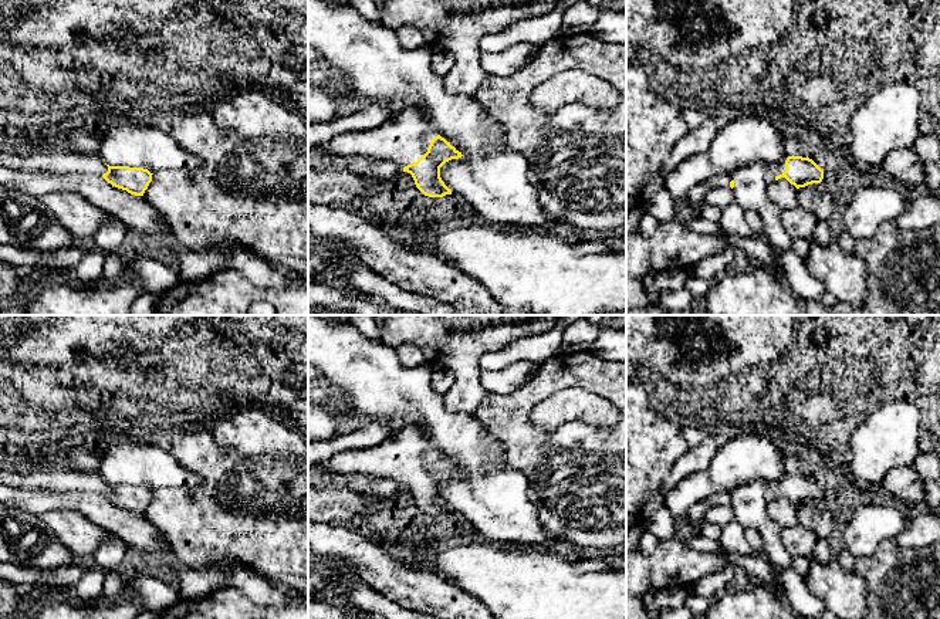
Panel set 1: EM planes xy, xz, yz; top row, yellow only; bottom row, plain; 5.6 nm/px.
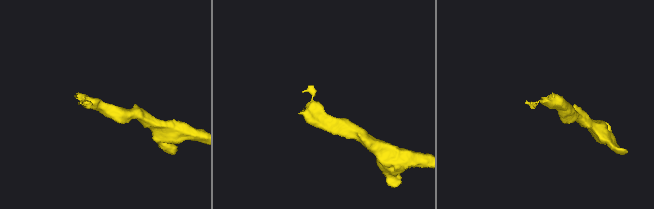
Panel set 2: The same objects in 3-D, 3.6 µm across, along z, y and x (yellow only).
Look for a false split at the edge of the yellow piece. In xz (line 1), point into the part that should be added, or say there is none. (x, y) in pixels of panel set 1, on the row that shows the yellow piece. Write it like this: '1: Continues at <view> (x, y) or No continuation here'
1: Continues at xz (403, 139)

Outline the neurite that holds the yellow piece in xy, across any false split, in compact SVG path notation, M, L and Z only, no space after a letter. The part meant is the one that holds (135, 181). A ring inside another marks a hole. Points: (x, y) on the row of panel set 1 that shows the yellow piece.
M68 148L27 156L0 152L0 166L60 175L98 175L112 186L135 196L143 196L153 175L143 168L109 166L99 155L80 153Z

